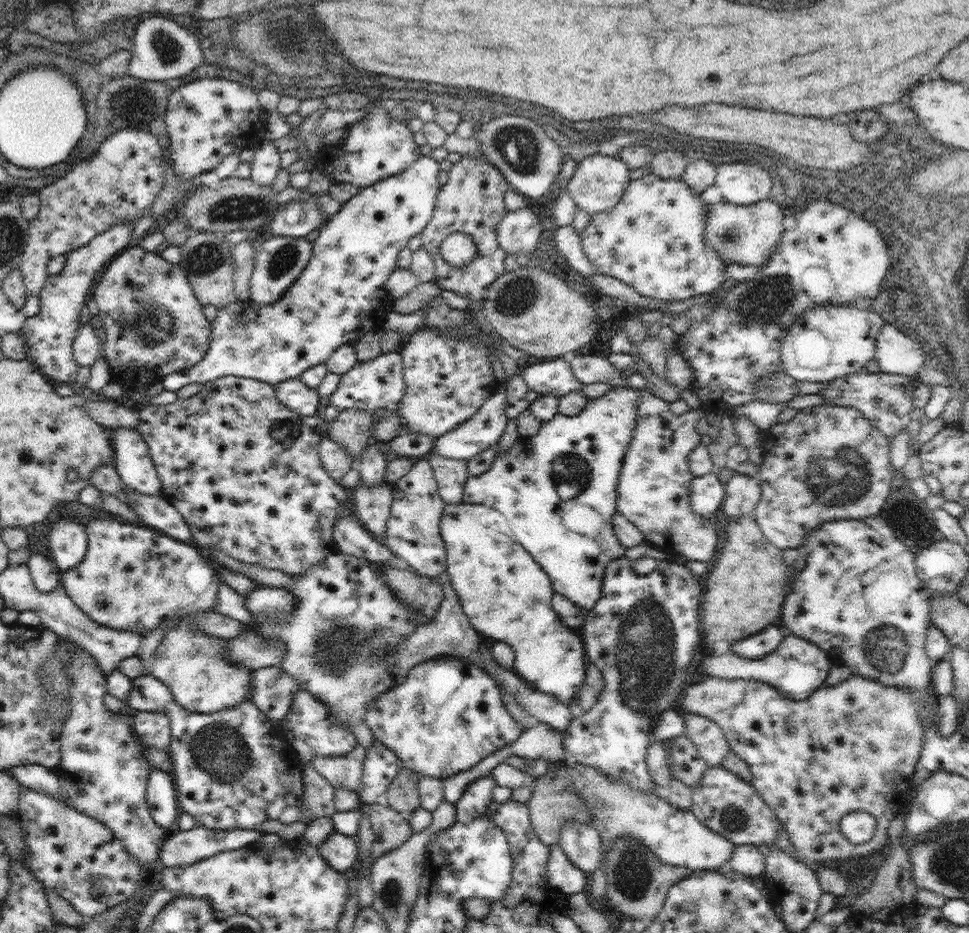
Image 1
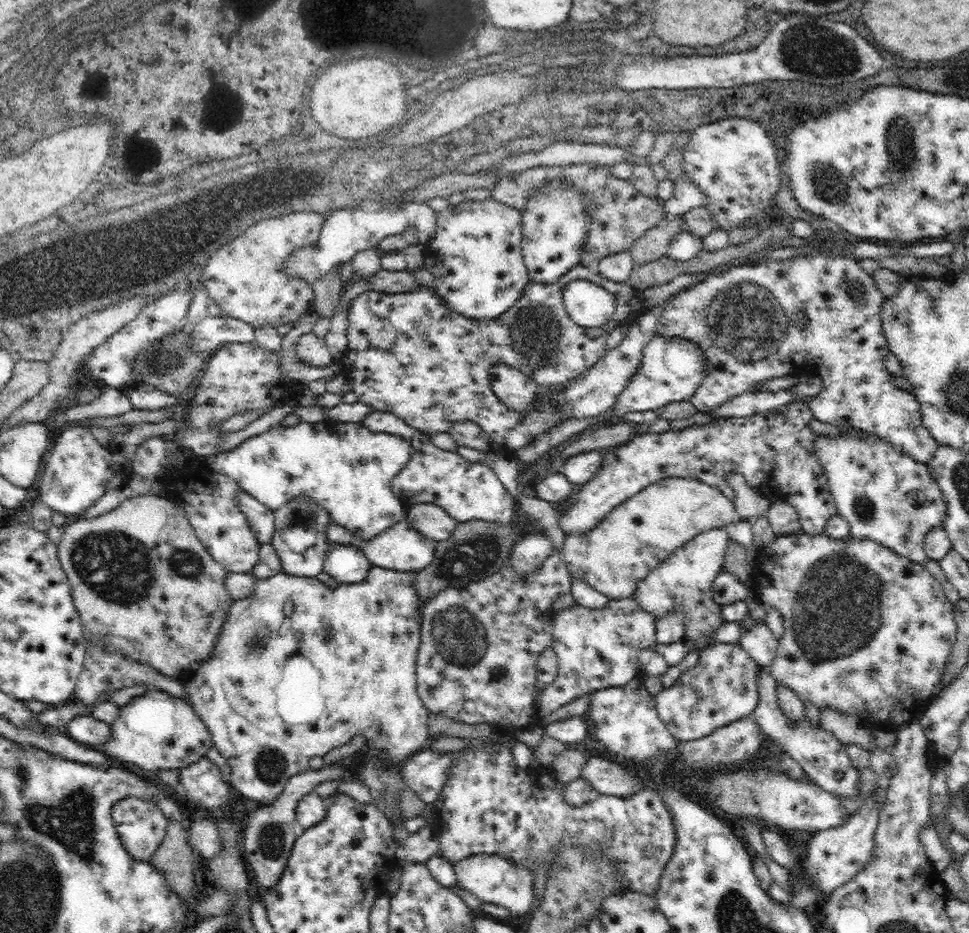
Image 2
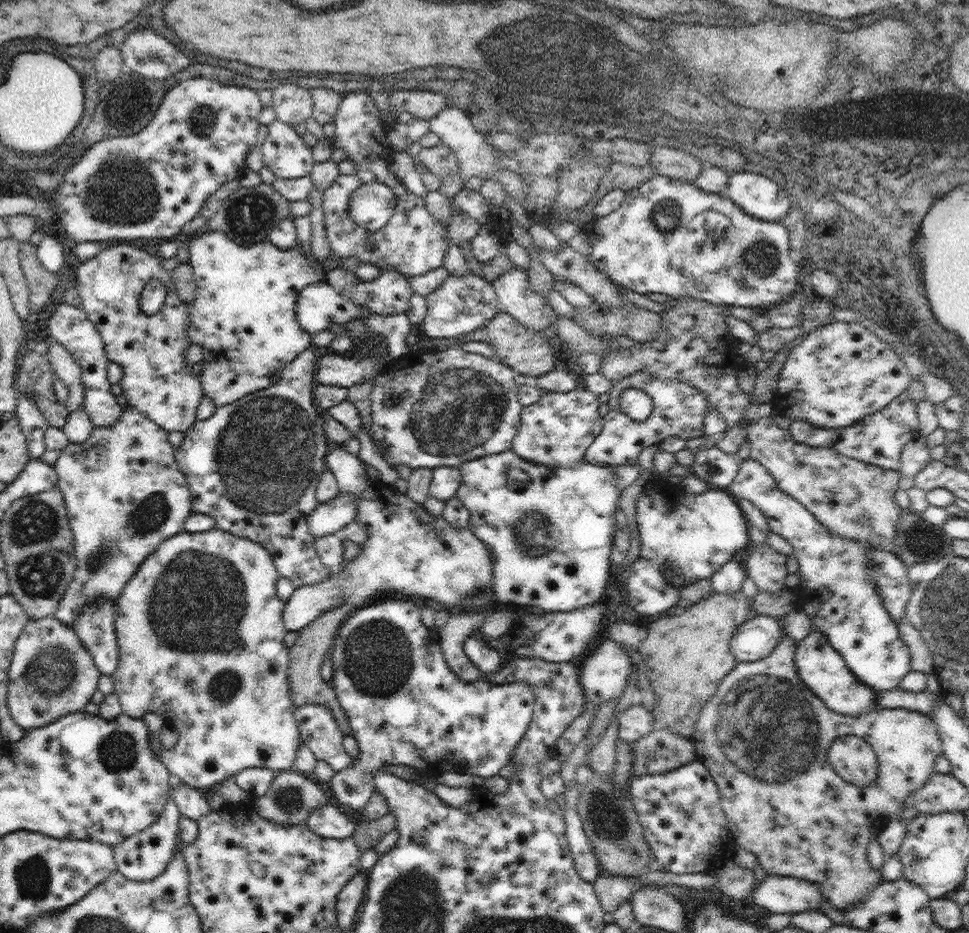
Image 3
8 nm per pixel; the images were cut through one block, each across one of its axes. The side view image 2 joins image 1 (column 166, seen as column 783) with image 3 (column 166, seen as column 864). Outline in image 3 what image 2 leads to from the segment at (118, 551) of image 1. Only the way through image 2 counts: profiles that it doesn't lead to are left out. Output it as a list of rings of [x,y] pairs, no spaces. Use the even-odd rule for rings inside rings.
[[[212,528],[206,532],[180,531],[172,538],[166,539],[140,565],[136,574],[129,580],[116,599],[115,631],[119,646],[119,663],[112,676],[114,693],[118,695],[122,713],[134,719],[142,719],[146,713],[156,713],[165,720],[166,725],[178,732],[176,747],[162,751],[160,760],[171,772],[174,780],[184,782],[192,787],[208,788],[224,779],[236,775],[242,769],[256,767],[269,768],[277,773],[293,770],[296,751],[300,745],[299,728],[295,720],[296,706],[290,699],[290,683],[288,683],[289,647],[285,645],[287,628],[283,623],[282,611],[286,601],[277,593],[277,582],[281,577],[272,555],[257,542],[234,536],[229,532]]]

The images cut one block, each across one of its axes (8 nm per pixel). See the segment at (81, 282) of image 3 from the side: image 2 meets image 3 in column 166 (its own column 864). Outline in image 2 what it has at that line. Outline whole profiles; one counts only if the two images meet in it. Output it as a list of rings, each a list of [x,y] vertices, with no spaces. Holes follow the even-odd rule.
[[[848,255],[795,256],[786,261],[762,260],[757,264],[738,263],[707,277],[689,289],[679,292],[657,312],[655,334],[665,338],[681,338],[694,342],[704,350],[708,374],[690,397],[698,412],[708,412],[726,400],[740,396],[755,386],[765,387],[773,378],[782,375],[813,373],[822,379],[822,390],[808,399],[816,419],[836,424],[840,428],[851,426],[863,432],[887,439],[896,448],[914,460],[928,464],[939,442],[922,424],[920,403],[912,392],[892,382],[892,374],[885,367],[885,356],[890,352],[882,328],[881,306],[886,299],[874,284],[873,276],[862,269],[860,260]],[[859,282],[863,286],[862,303],[852,299],[848,288]],[[797,312],[806,312],[806,328],[797,327]]]

